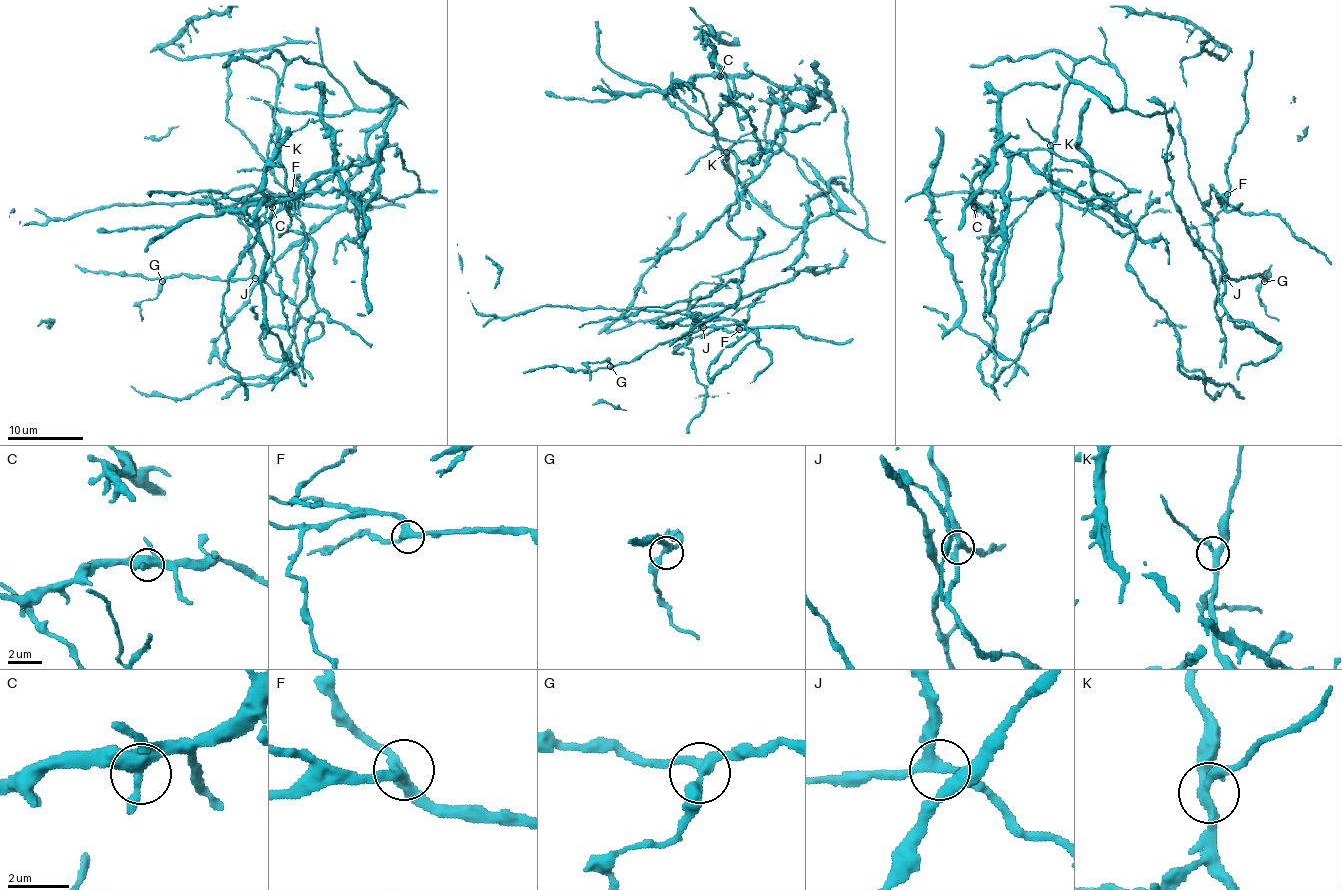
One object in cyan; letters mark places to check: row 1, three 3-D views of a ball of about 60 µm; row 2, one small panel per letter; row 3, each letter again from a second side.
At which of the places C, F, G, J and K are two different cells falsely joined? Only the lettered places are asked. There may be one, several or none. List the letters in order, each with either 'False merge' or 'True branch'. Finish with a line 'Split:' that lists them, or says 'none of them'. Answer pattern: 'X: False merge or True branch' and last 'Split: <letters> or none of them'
C: True branch
F: True branch
G: True branch
J: True branch
K: False merge
Split: K

